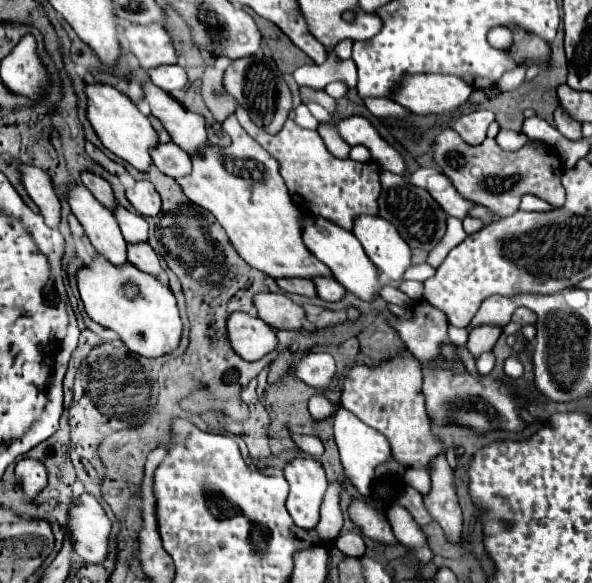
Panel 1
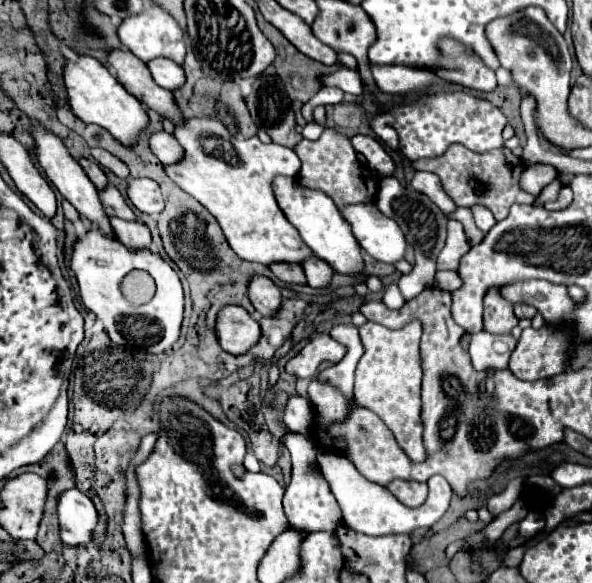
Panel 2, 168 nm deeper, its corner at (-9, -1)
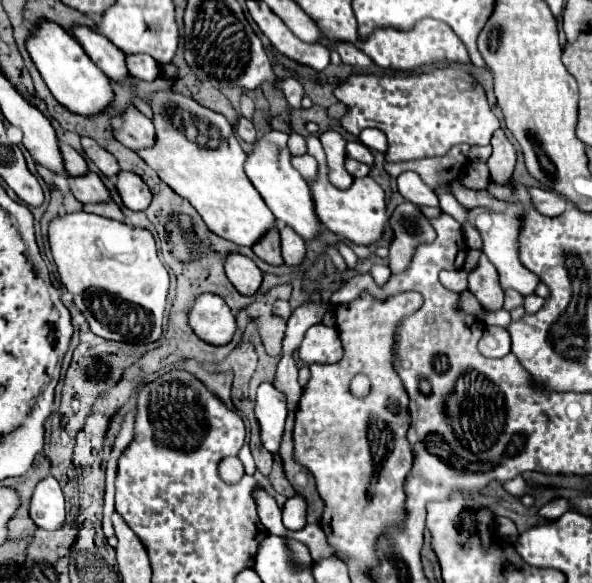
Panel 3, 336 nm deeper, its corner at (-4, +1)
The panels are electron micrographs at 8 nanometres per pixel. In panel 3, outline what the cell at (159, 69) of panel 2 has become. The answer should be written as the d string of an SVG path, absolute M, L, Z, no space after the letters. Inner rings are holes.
M127 54L125 56L127 60L127 70L133 78L137 80L155 80L159 78L161 74L161 66L151 58L151 56L145 56L145 54Z

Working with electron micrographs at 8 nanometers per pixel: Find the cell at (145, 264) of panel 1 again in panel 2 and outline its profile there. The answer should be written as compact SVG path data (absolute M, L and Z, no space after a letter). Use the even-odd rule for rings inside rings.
M110 218L118 240L130 250L150 250L152 236L146 224L140 222L126 222L120 218Z

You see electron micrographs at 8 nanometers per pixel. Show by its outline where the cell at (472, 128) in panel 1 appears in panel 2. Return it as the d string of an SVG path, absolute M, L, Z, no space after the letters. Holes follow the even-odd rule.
M466 92L424 93L412 104L396 108L392 114L380 114L374 118L372 129L377 132L378 126L392 126L400 138L400 150L408 160L418 158L436 158L444 150L458 142L470 148L472 152L484 154L492 148L504 144L502 128L506 126L506 116L486 100L474 98Z

